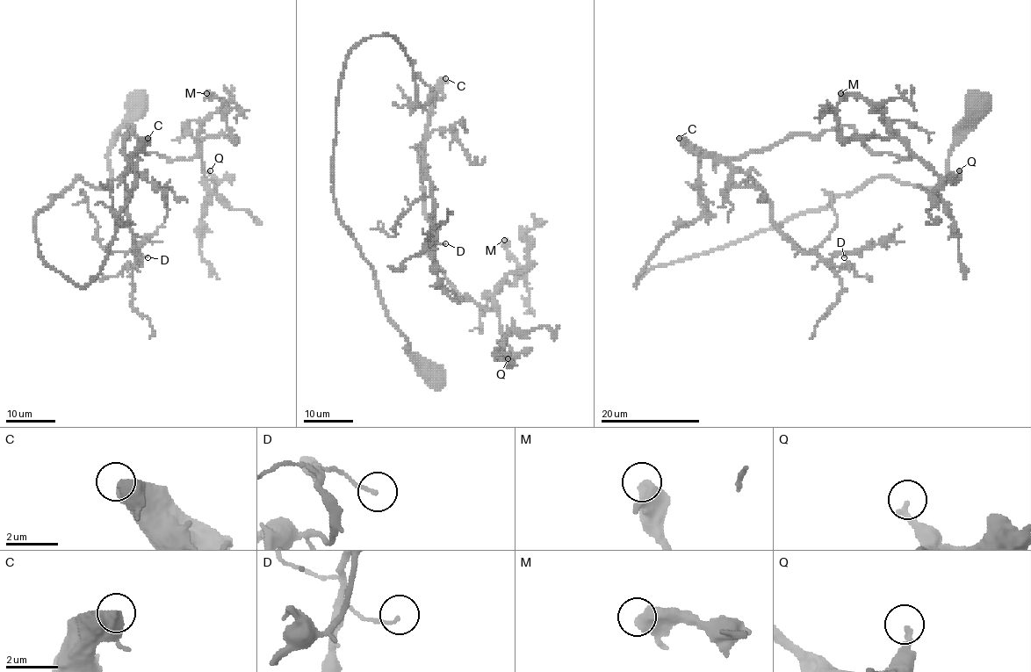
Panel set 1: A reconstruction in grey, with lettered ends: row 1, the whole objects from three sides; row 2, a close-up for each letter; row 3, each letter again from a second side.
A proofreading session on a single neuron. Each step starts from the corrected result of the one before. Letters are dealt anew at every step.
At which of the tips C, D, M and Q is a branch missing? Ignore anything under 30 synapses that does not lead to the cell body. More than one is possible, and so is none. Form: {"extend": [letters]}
{"extend": ["C"]}

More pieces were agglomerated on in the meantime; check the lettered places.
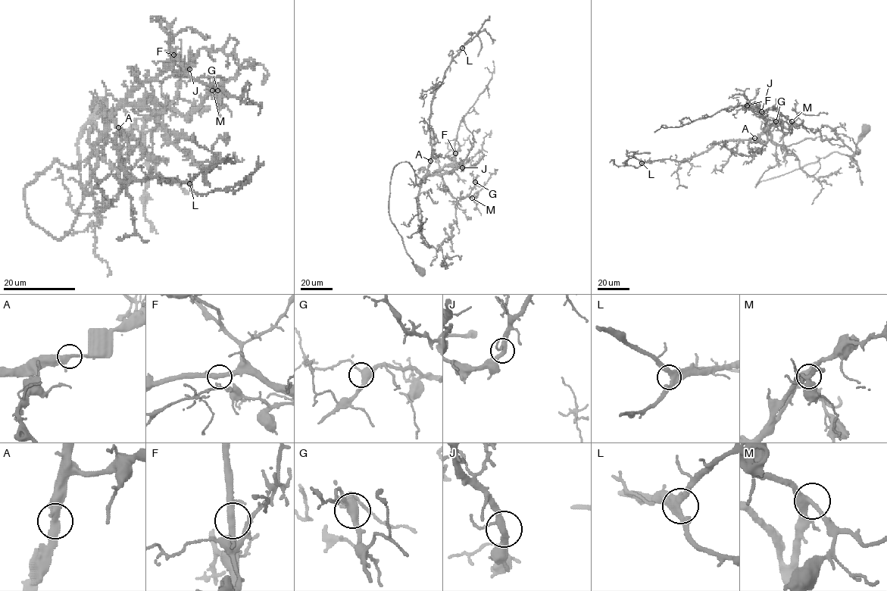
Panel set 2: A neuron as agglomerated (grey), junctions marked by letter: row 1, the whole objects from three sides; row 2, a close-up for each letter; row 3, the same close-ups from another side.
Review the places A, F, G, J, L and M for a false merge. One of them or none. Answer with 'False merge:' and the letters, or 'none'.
False merge: none

